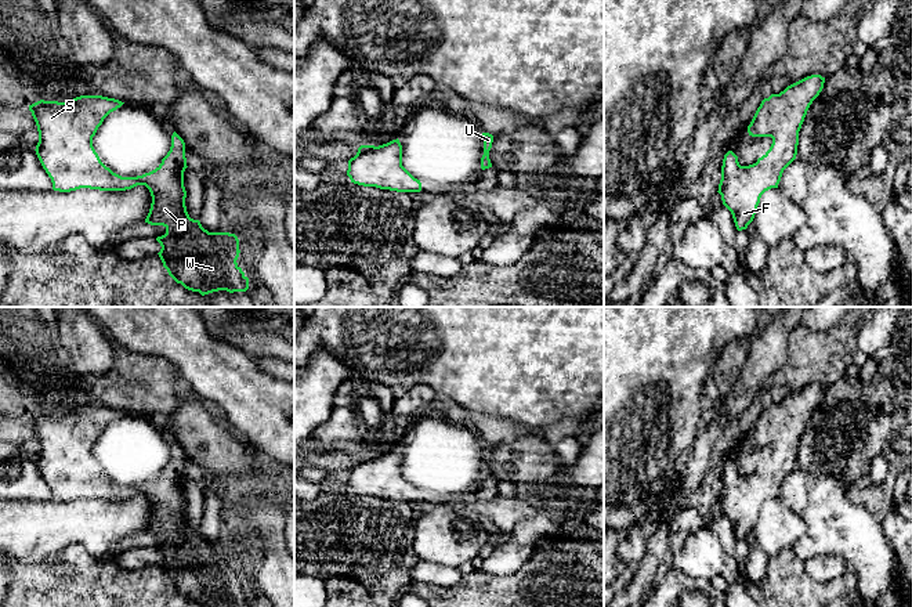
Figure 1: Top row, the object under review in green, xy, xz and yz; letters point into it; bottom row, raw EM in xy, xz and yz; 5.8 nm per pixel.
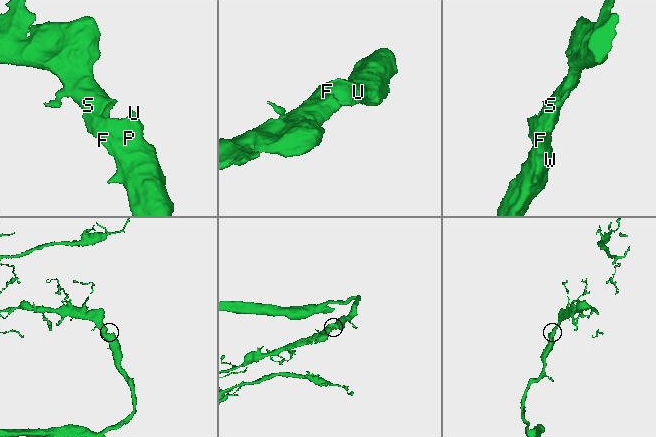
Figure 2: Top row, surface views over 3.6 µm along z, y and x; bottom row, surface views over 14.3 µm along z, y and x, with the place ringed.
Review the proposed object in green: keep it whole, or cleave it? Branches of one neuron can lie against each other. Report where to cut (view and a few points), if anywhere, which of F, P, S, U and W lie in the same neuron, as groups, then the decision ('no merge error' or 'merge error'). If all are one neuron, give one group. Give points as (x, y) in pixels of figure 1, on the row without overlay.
no cut | F P S U W | no merge error

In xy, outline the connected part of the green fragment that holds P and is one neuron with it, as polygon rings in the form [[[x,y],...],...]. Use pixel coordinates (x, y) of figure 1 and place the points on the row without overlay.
[[[80,405],[65,412],[40,409],[29,415],[39,441],[35,460],[53,499],[126,501],[145,495],[152,506],[145,532],[166,538],[156,550],[169,585],[202,606],[218,600],[246,601],[249,588],[236,572],[240,563],[238,546],[209,542],[187,521],[185,452],[175,441],[170,460],[149,483],[122,487],[101,471],[93,447],[104,429],[123,413],[102,405]]]

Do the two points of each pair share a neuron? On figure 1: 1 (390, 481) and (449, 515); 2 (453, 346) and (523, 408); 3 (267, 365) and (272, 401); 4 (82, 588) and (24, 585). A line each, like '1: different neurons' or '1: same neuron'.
1: different neurons
2: same neuron
3: different neurons
4: same neuron

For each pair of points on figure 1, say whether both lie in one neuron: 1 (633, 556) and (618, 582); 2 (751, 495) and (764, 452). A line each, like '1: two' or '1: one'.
1: one
2: one

